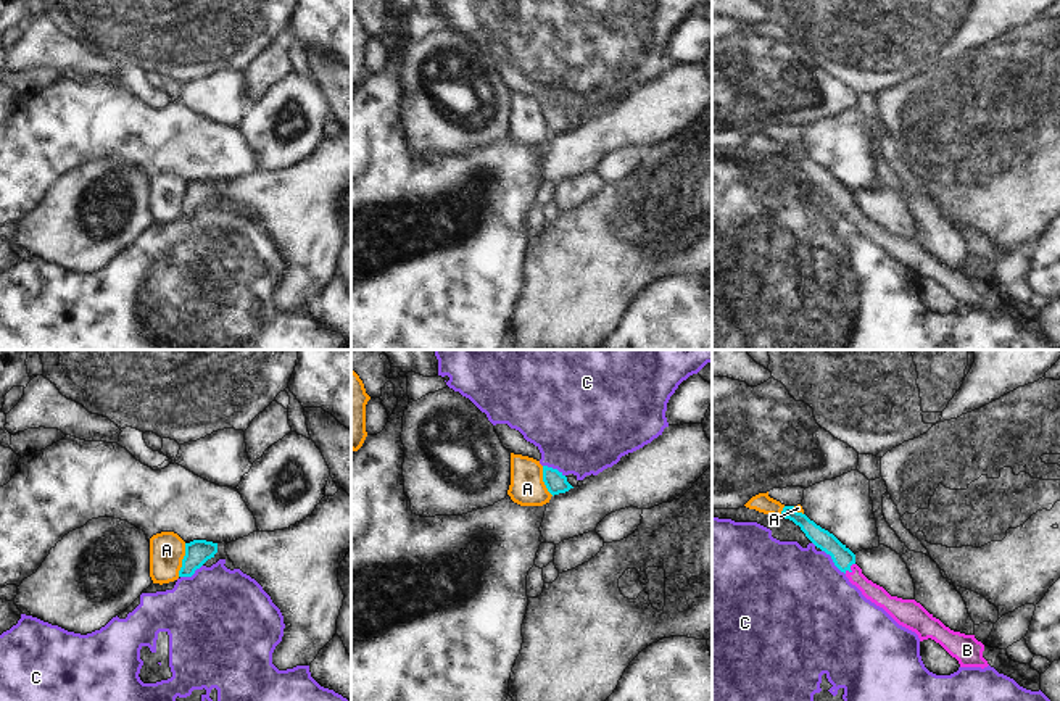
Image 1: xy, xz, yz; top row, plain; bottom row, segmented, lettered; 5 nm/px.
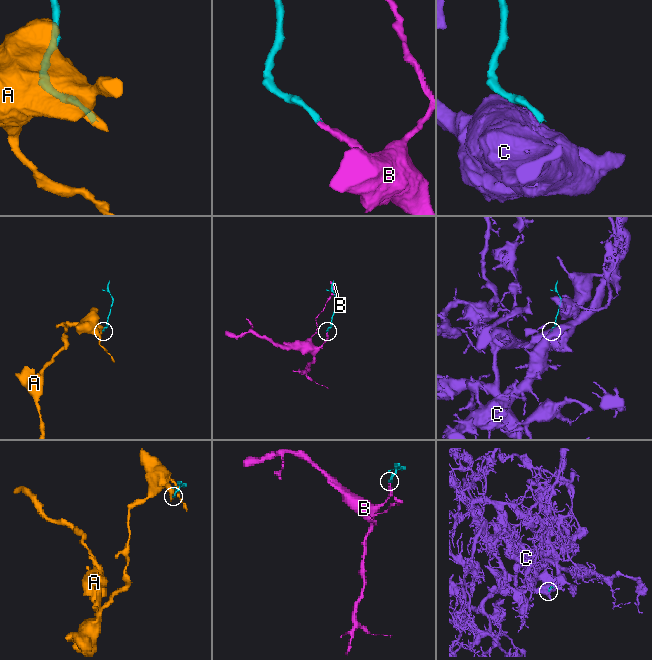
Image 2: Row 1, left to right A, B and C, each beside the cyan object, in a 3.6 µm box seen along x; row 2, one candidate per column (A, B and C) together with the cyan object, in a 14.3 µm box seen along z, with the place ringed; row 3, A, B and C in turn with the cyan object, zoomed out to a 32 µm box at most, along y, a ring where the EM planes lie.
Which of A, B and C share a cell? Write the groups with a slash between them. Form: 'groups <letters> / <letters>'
groups A / B / C

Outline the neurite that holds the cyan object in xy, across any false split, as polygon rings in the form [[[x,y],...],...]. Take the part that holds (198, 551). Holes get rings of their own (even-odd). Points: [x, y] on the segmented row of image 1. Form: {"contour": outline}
{"contour": [[[193,540],[185,543],[185,556],[182,559],[182,567],[179,577],[192,577],[197,569],[200,569],[208,559],[214,558],[217,553],[217,543],[206,540]]]}

